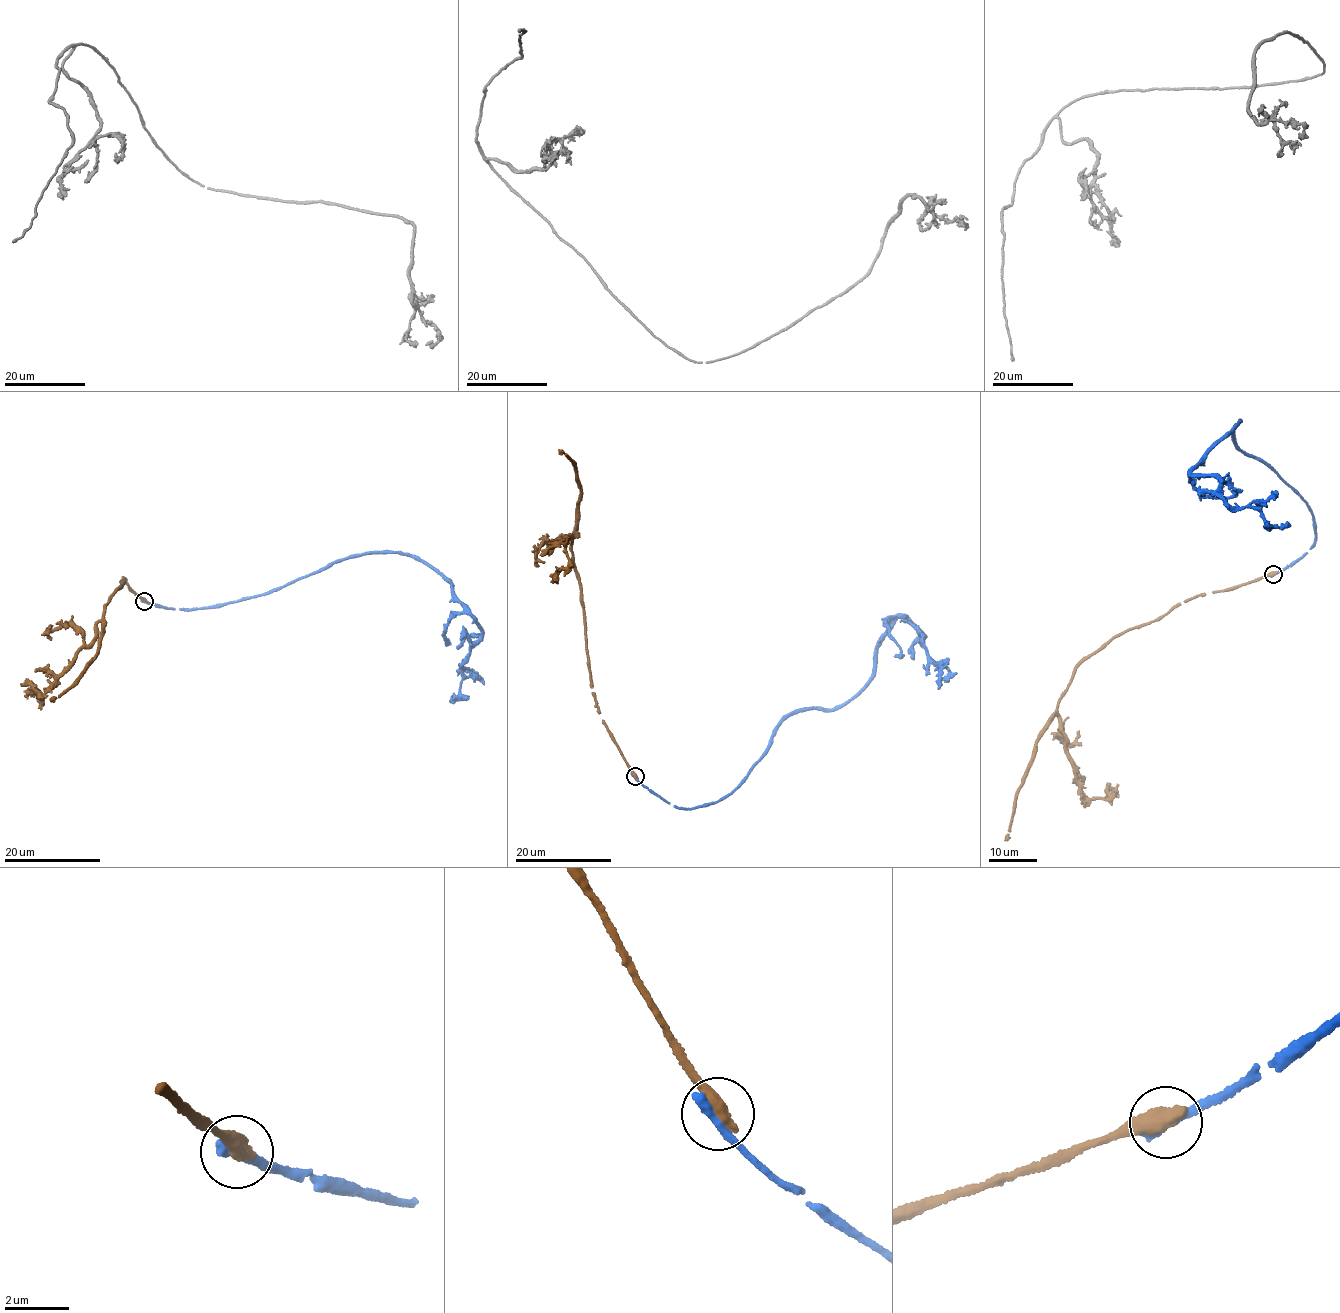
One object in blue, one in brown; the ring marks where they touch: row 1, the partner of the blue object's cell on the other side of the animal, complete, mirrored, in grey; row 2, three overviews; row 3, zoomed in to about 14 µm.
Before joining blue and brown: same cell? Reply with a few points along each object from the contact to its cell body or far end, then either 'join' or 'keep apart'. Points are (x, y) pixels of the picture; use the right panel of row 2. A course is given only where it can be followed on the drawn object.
course blue (1273, 573), (1316, 527), (1242, 452), (1239, 421), (1193, 473), (1289, 525); course brown (1273, 573), (1186, 600), (1157, 618), (1114, 636), (1076, 668), (1053, 718), (1036, 742), (1005, 840); keep apart

